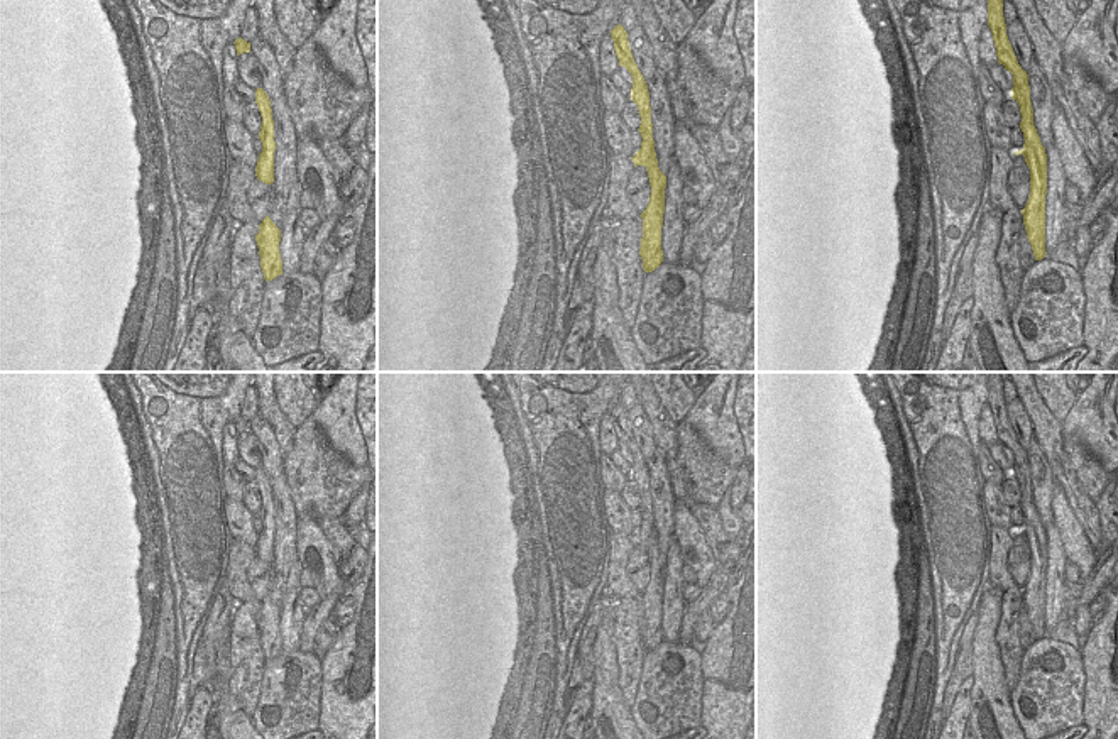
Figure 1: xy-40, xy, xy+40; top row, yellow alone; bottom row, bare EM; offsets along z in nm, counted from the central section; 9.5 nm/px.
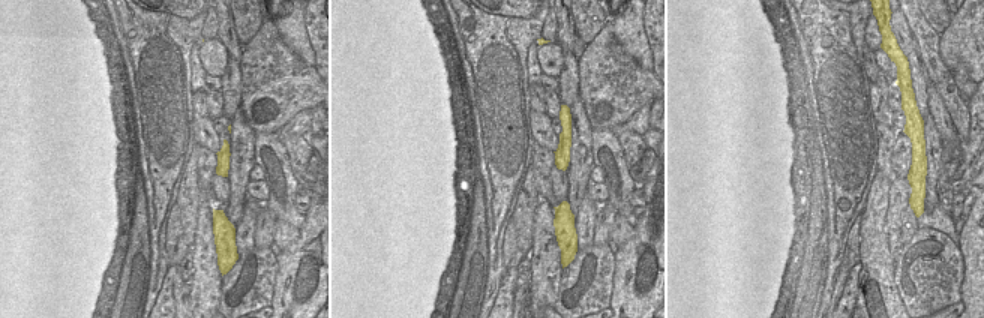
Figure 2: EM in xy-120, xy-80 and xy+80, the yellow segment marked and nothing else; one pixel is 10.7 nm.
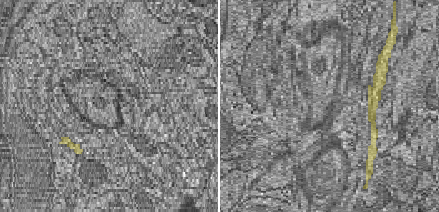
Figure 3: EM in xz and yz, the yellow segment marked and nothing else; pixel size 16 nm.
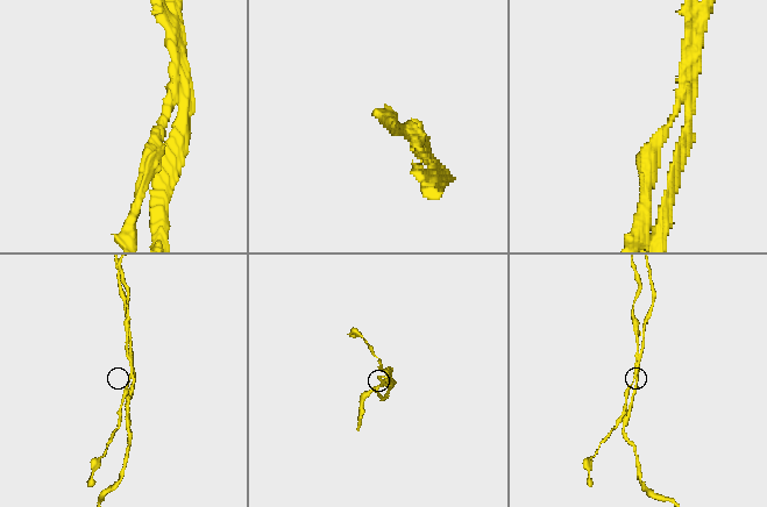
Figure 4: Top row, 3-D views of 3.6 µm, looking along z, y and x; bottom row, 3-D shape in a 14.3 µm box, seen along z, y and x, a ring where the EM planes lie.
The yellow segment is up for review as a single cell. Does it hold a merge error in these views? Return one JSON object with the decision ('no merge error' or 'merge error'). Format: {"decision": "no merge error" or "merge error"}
{"decision": "merge error"}

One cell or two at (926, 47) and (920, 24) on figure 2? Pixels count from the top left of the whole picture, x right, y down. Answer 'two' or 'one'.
one

